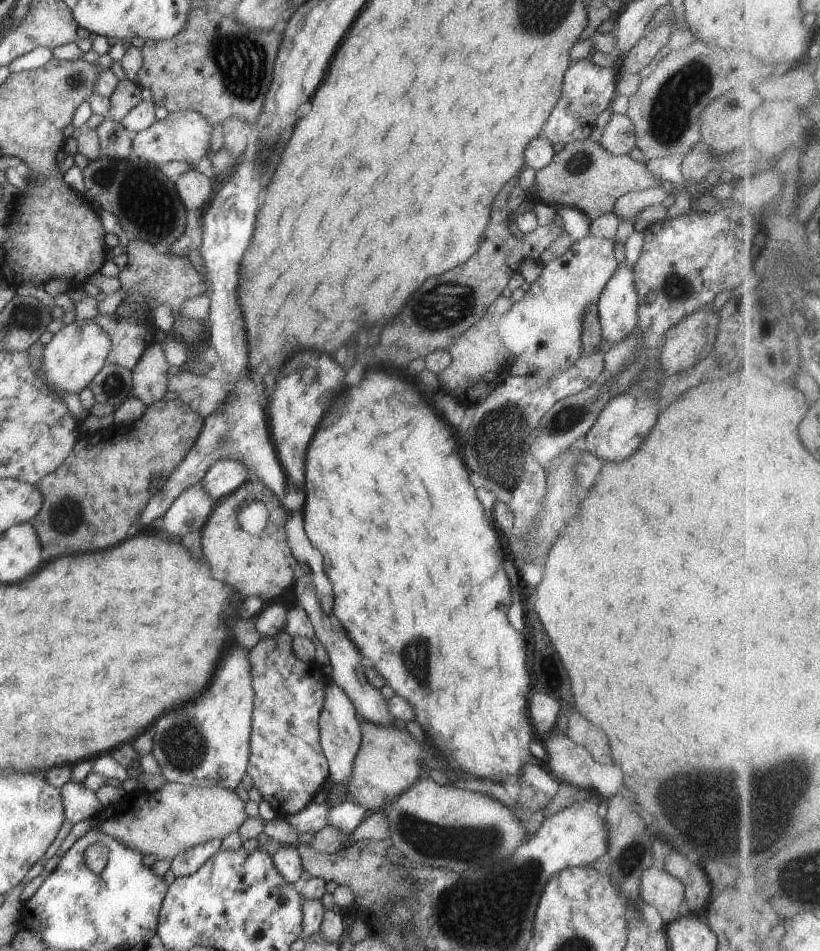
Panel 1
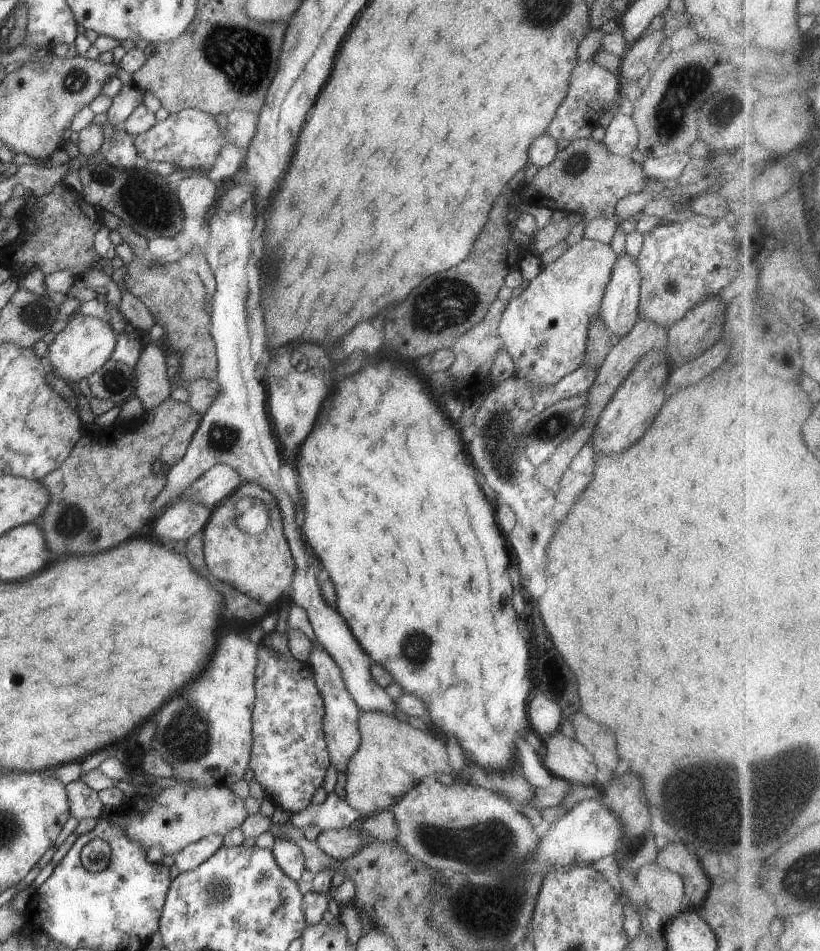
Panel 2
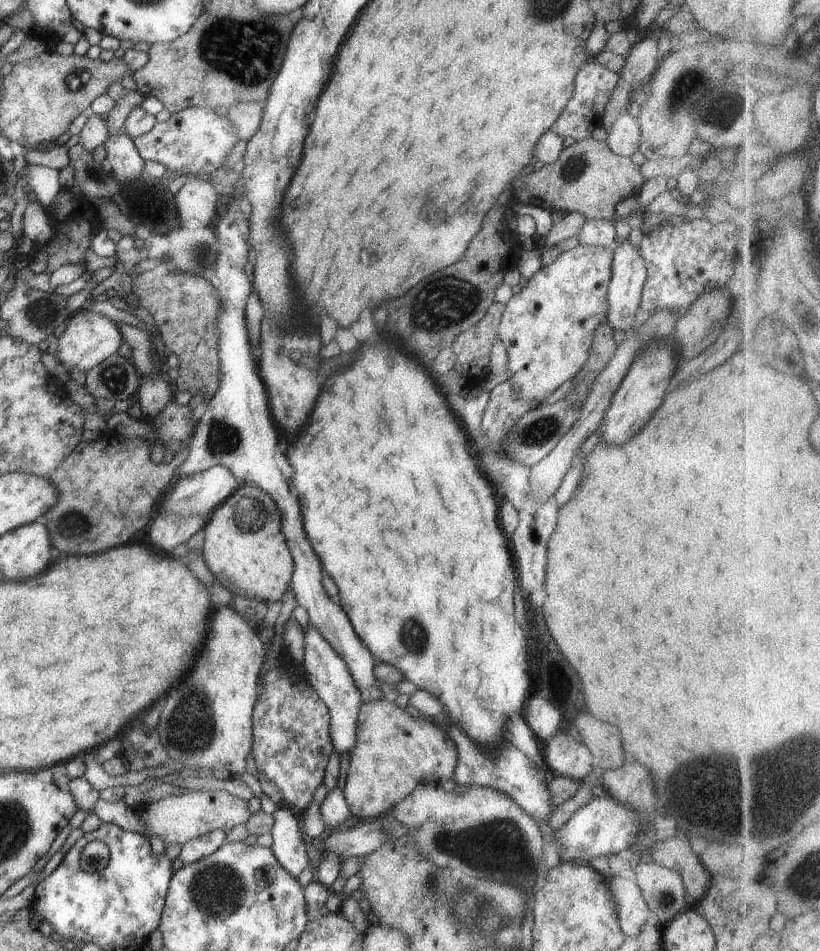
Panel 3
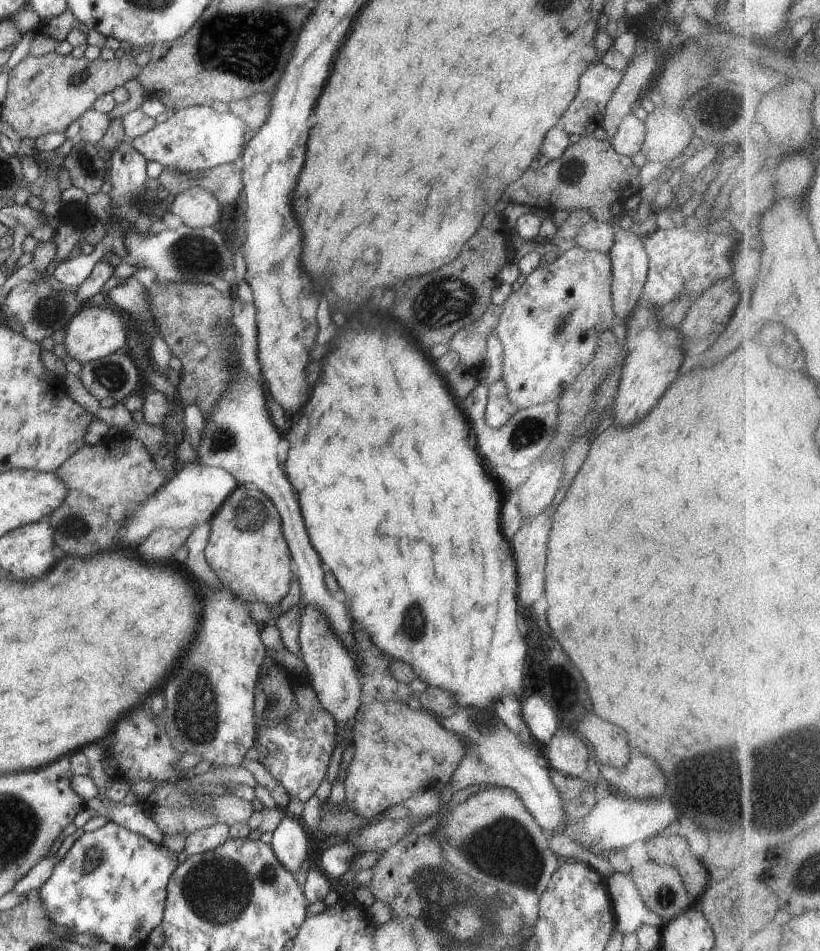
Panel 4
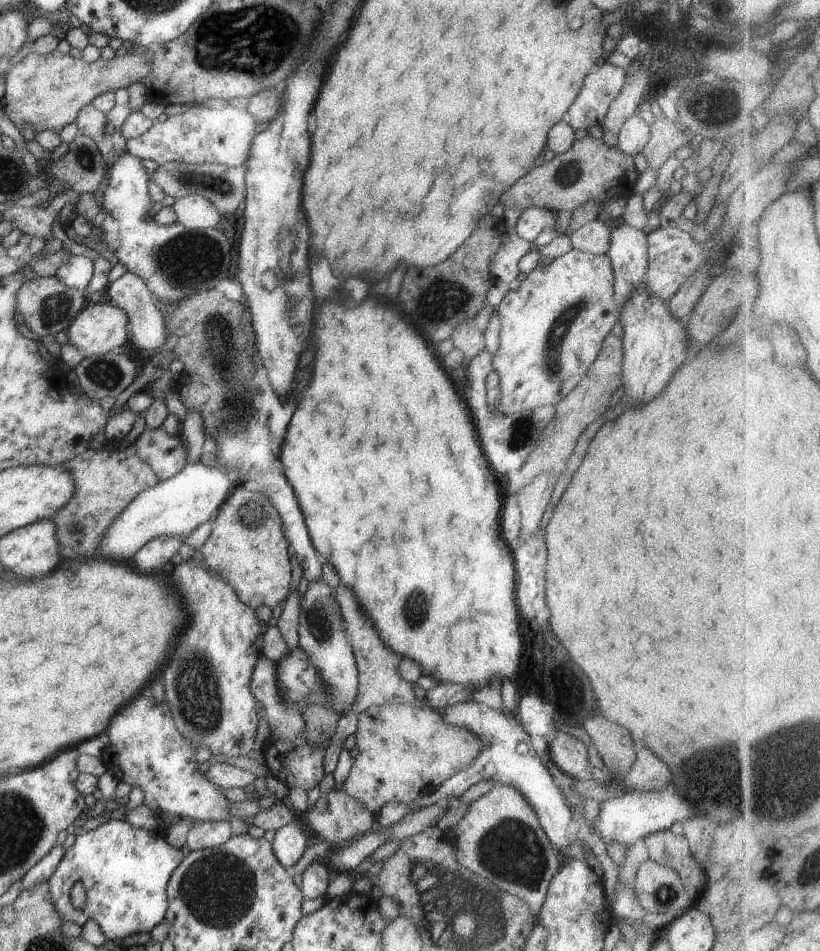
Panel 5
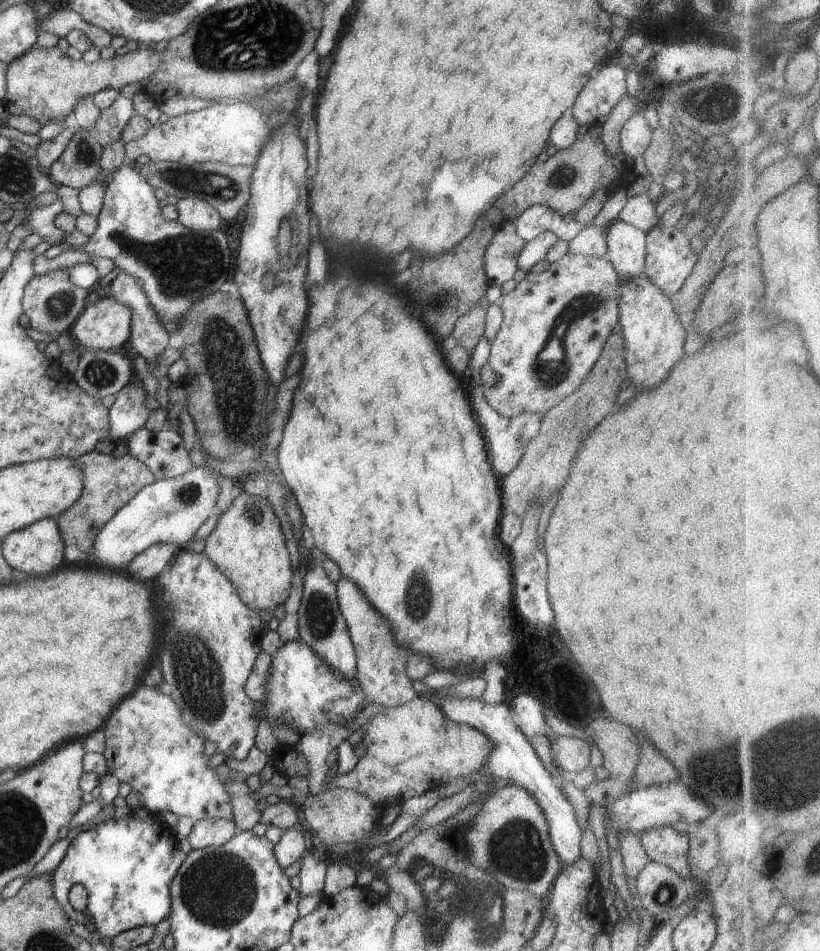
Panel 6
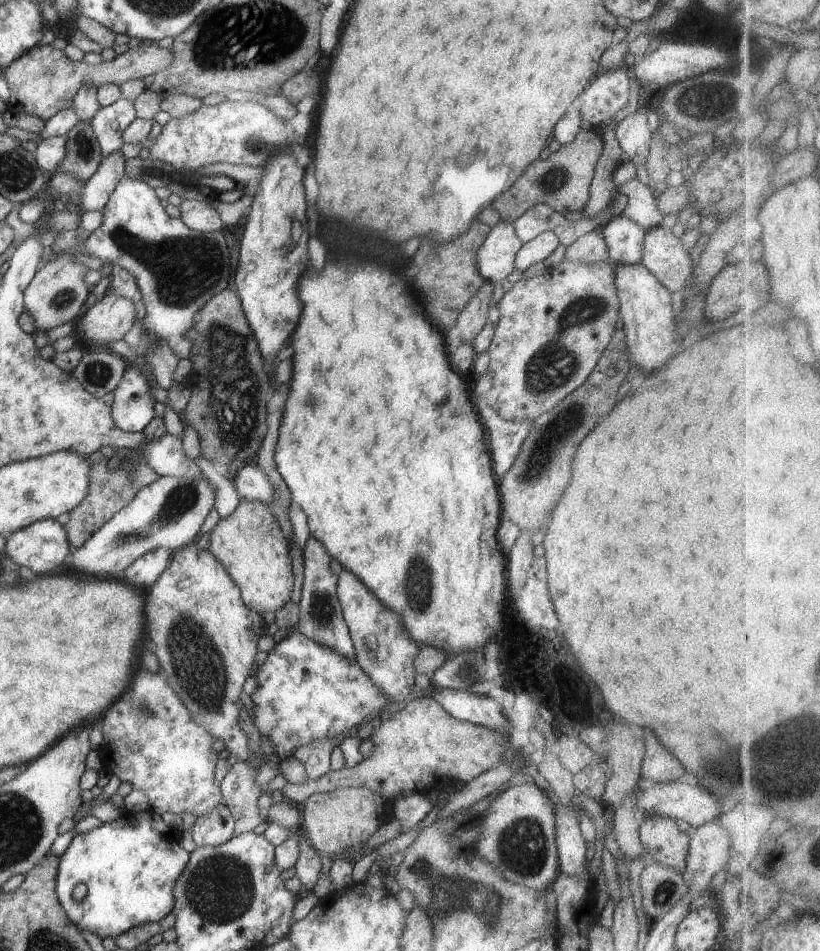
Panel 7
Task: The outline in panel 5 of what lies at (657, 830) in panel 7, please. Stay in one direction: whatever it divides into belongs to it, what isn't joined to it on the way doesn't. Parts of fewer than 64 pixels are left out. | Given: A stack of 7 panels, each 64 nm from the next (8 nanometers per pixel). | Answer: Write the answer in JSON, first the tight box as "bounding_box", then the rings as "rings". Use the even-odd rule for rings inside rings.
{"bounding_box":[644,829,712,891],"rings":[[[669,829],[662,830],[646,836],[644,845],[648,849],[649,860],[672,868],[680,876],[685,887],[699,891],[708,885],[712,875],[706,874],[703,866],[694,860],[688,840],[683,834],[674,834]]]}

